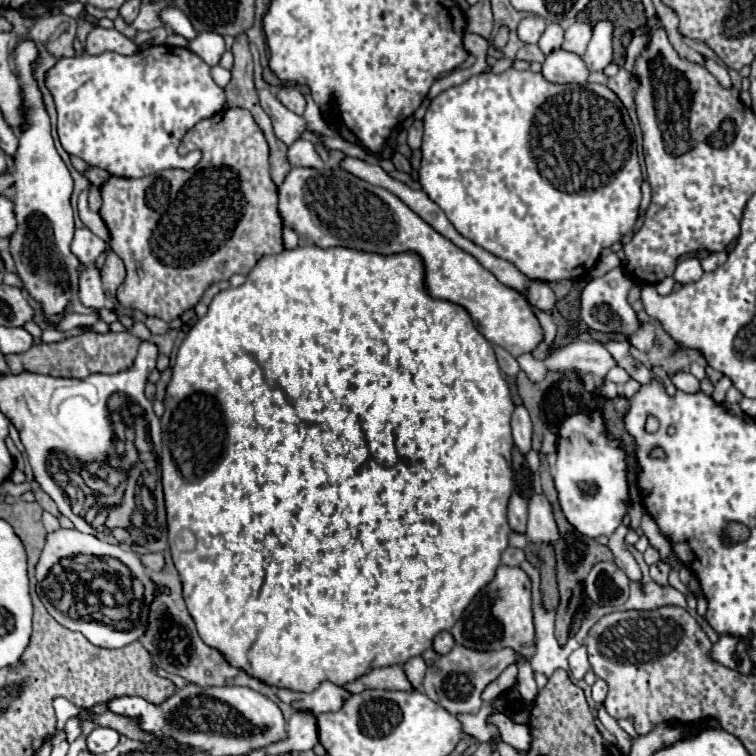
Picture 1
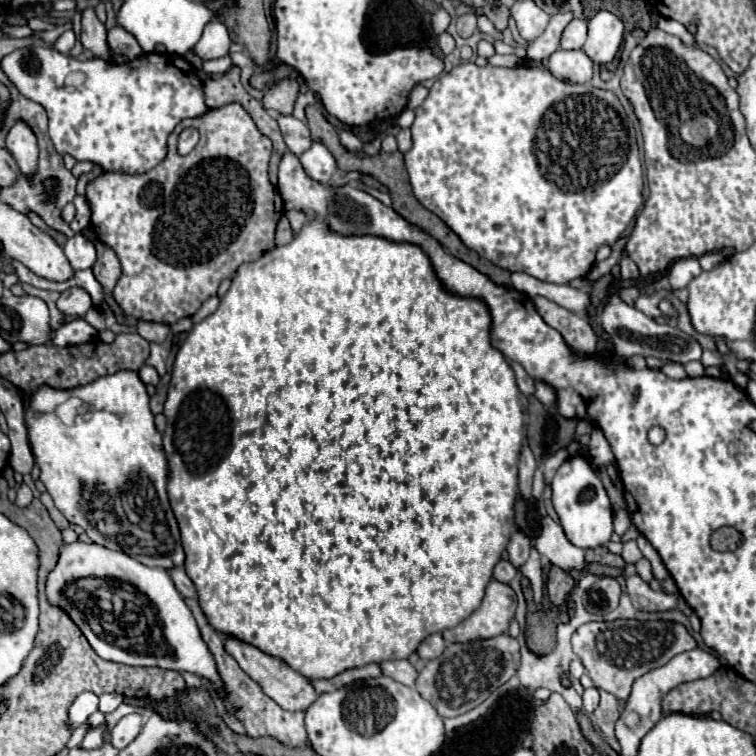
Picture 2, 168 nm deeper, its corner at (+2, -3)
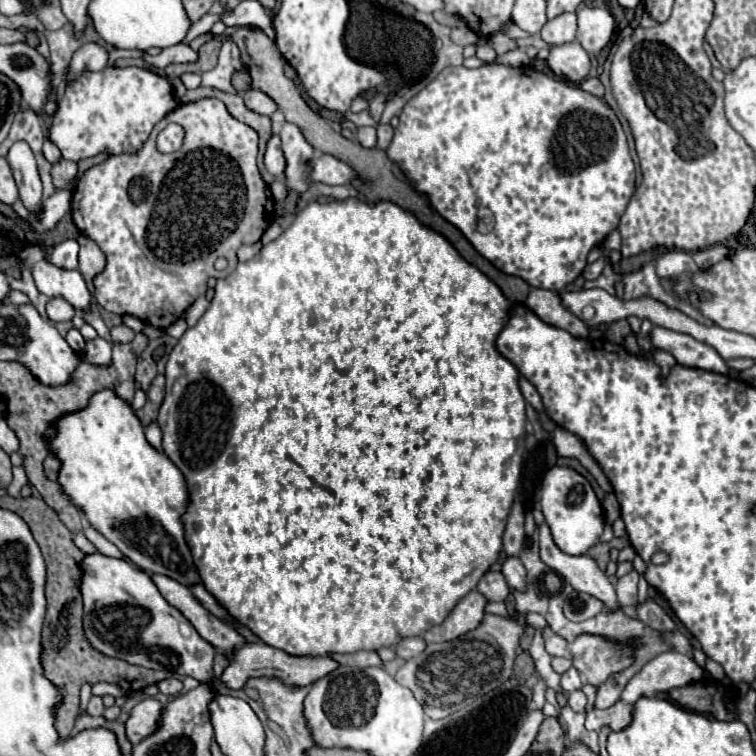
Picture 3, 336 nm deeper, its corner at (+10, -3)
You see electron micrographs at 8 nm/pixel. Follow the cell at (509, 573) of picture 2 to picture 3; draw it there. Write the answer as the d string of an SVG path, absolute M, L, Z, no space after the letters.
M487 571L479 579L477 591L481 595L485 595L487 601L505 601L505 597L509 595L509 587L507 587L505 577L501 573L495 573L495 571Z

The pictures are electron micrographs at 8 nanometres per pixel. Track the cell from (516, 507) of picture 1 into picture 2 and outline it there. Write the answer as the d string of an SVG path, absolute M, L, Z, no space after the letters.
M515 529L515 533L511 535L511 541L509 541L509 545L507 545L507 551L509 551L509 561L511 561L517 569L527 561L529 549L531 549L531 539L529 539L523 531Z

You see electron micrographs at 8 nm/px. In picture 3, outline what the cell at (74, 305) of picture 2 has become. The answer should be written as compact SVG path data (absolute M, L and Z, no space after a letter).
M61 297L49 299L47 303L47 317L51 321L71 321L71 317L75 315L75 309Z

